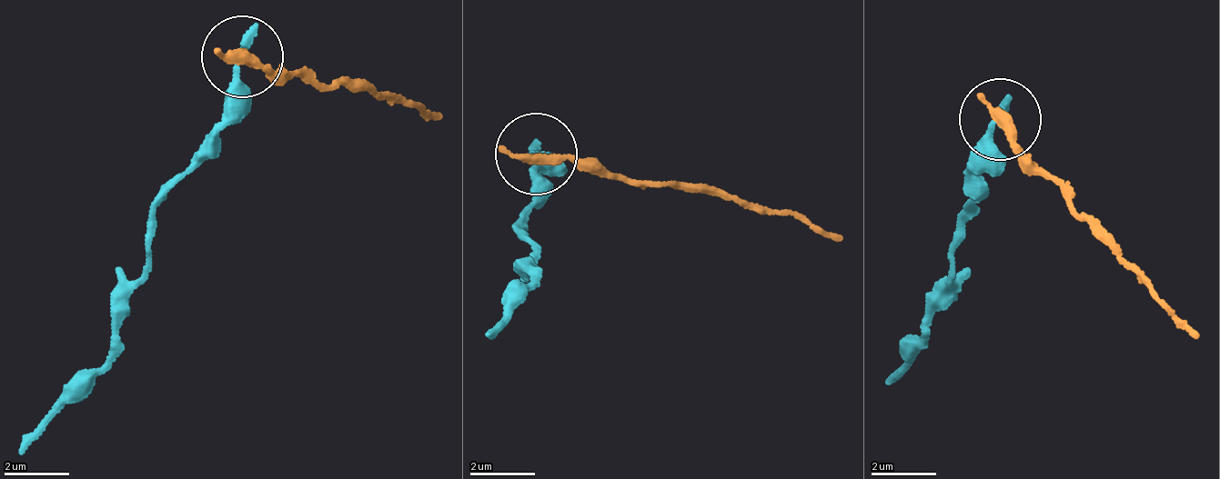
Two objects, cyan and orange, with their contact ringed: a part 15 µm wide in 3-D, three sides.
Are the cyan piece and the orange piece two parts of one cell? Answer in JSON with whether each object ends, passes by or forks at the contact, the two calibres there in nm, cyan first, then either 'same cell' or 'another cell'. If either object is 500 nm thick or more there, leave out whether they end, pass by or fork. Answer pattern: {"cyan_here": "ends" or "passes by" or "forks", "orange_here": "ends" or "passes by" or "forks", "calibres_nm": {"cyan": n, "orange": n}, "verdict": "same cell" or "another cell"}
{"cyan_here": "ends", "orange_here": "ends", "calibres_nm": {"cyan": 280, "orange": 400}, "verdict": "another cell"}

